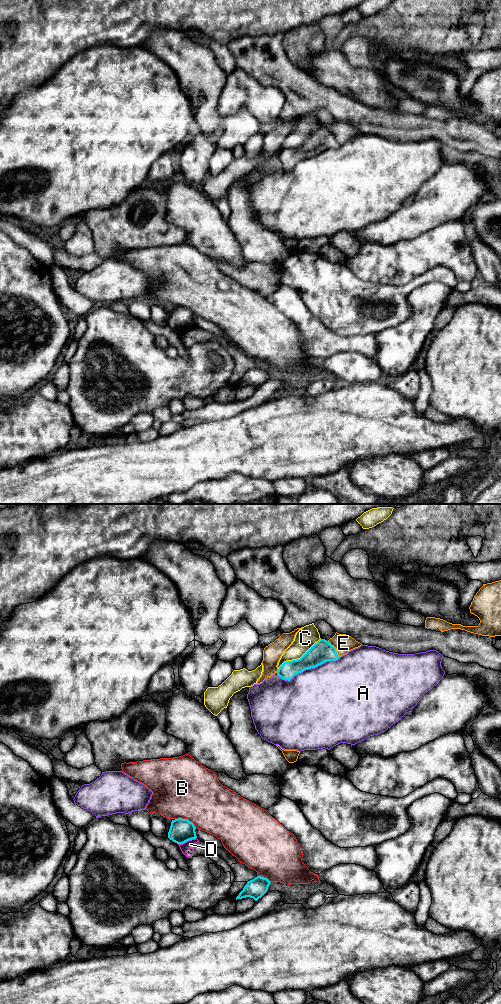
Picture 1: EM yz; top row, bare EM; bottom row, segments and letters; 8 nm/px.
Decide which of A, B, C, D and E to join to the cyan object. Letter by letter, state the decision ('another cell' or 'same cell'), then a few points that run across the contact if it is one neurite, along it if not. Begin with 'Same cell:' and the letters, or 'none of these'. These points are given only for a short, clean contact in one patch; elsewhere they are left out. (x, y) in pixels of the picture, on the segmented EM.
Same cell: none of these
A: another cell
B: another cell
C: another cell
D: another cell | yz (196, 837), (178, 844)
E: another cell

